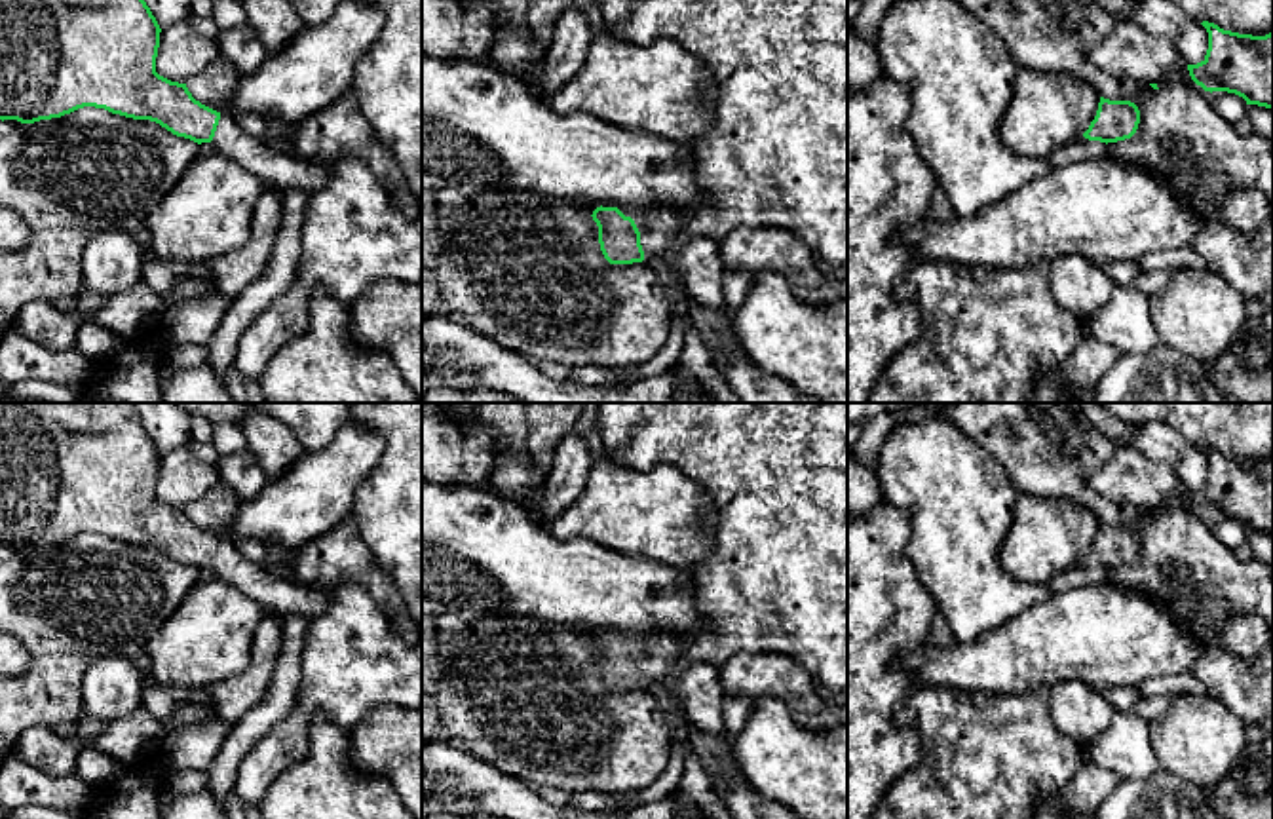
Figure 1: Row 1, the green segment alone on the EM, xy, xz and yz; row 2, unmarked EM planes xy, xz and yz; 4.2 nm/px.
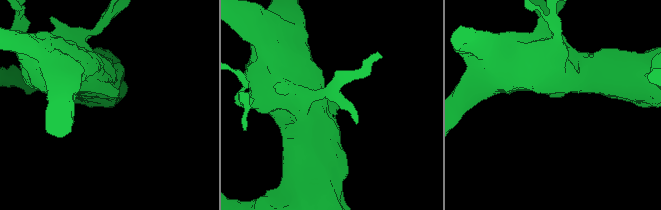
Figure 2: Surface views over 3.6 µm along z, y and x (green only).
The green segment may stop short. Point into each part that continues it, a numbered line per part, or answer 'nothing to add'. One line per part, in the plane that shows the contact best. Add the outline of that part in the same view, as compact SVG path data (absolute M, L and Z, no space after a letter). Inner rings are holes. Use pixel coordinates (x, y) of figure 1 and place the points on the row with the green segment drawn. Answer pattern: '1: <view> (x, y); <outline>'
1: xz (658, 228); M667 207L631 217L640 232L644 255L663 257L688 224L688 217Z

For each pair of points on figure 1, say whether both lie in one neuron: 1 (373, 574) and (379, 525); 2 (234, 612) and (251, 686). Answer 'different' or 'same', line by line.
1: different
2: different

